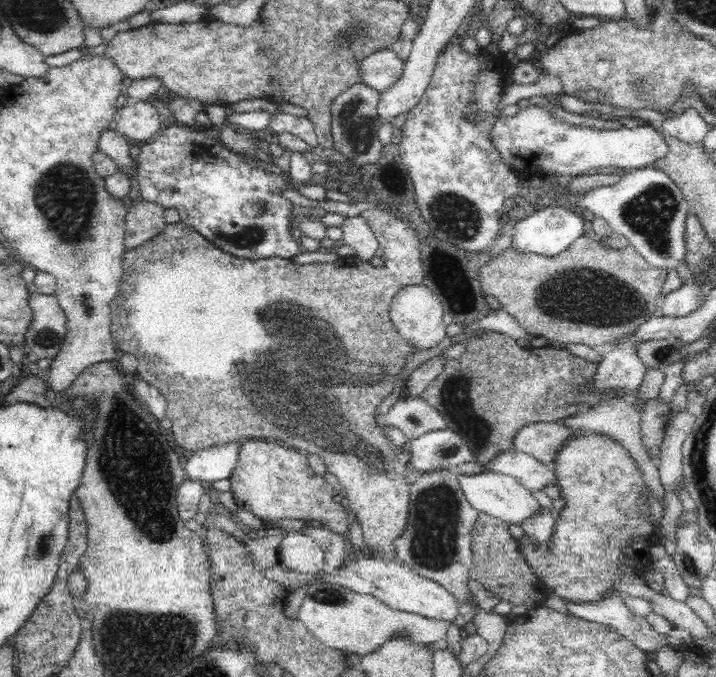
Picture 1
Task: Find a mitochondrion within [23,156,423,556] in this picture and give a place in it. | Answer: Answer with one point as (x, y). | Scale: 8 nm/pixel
(279, 343)

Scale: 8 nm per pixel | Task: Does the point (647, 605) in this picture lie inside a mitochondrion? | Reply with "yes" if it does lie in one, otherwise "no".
no

